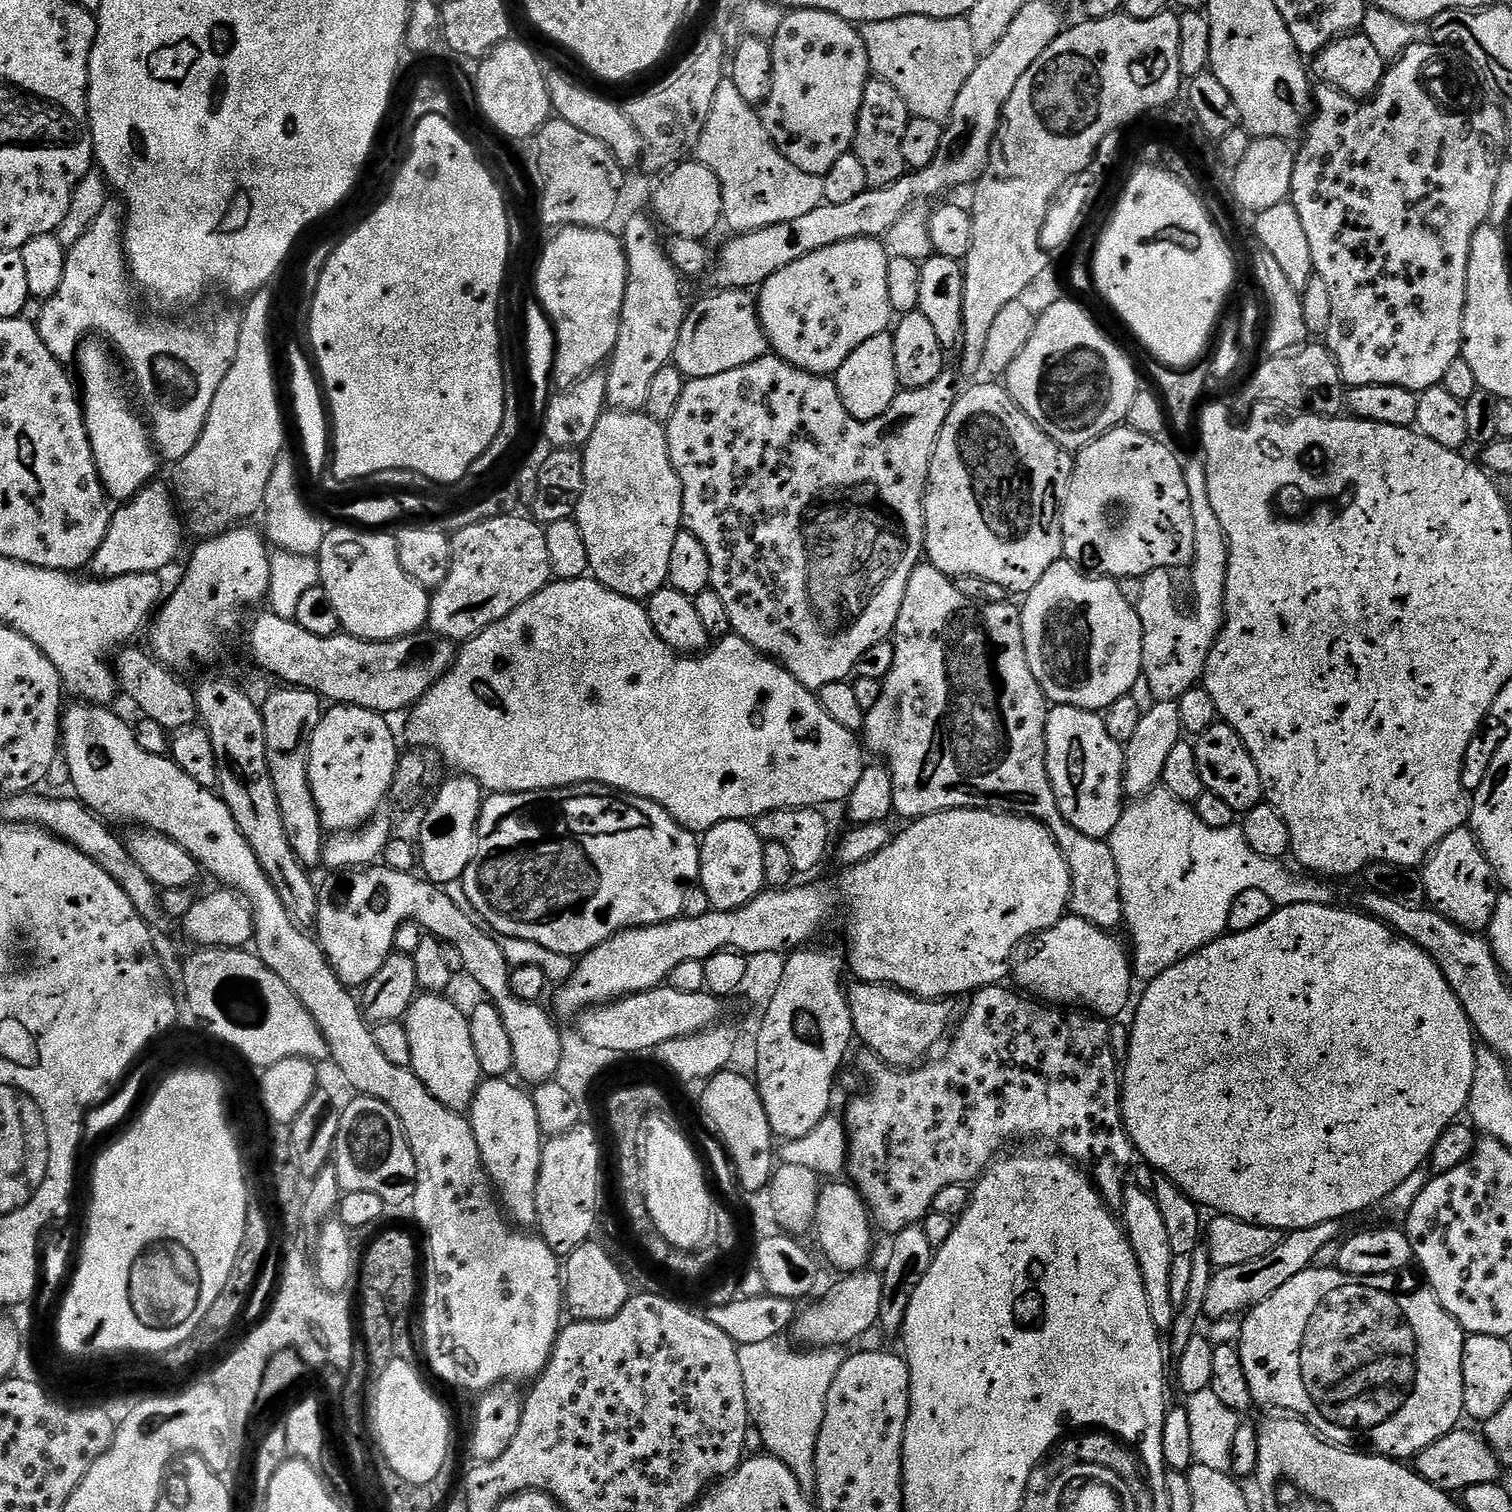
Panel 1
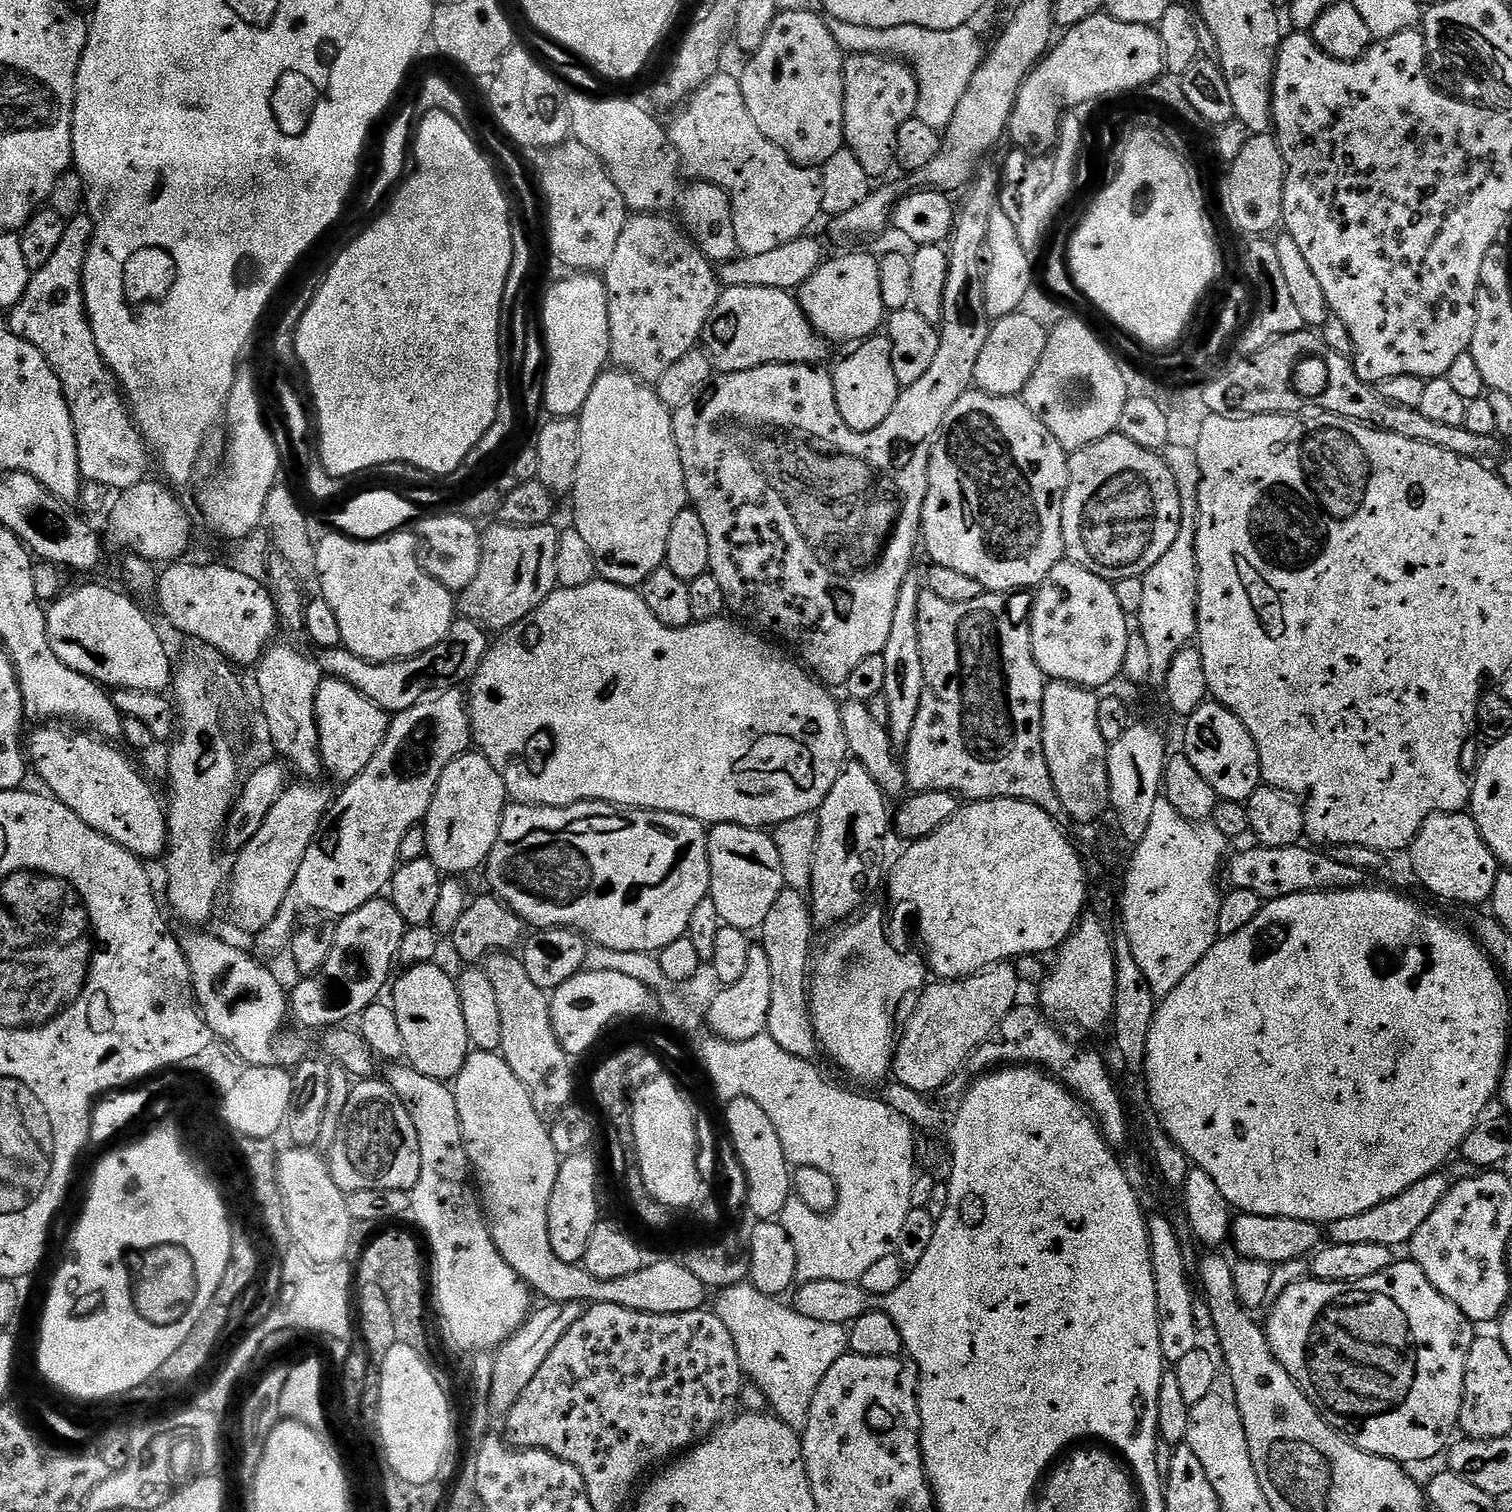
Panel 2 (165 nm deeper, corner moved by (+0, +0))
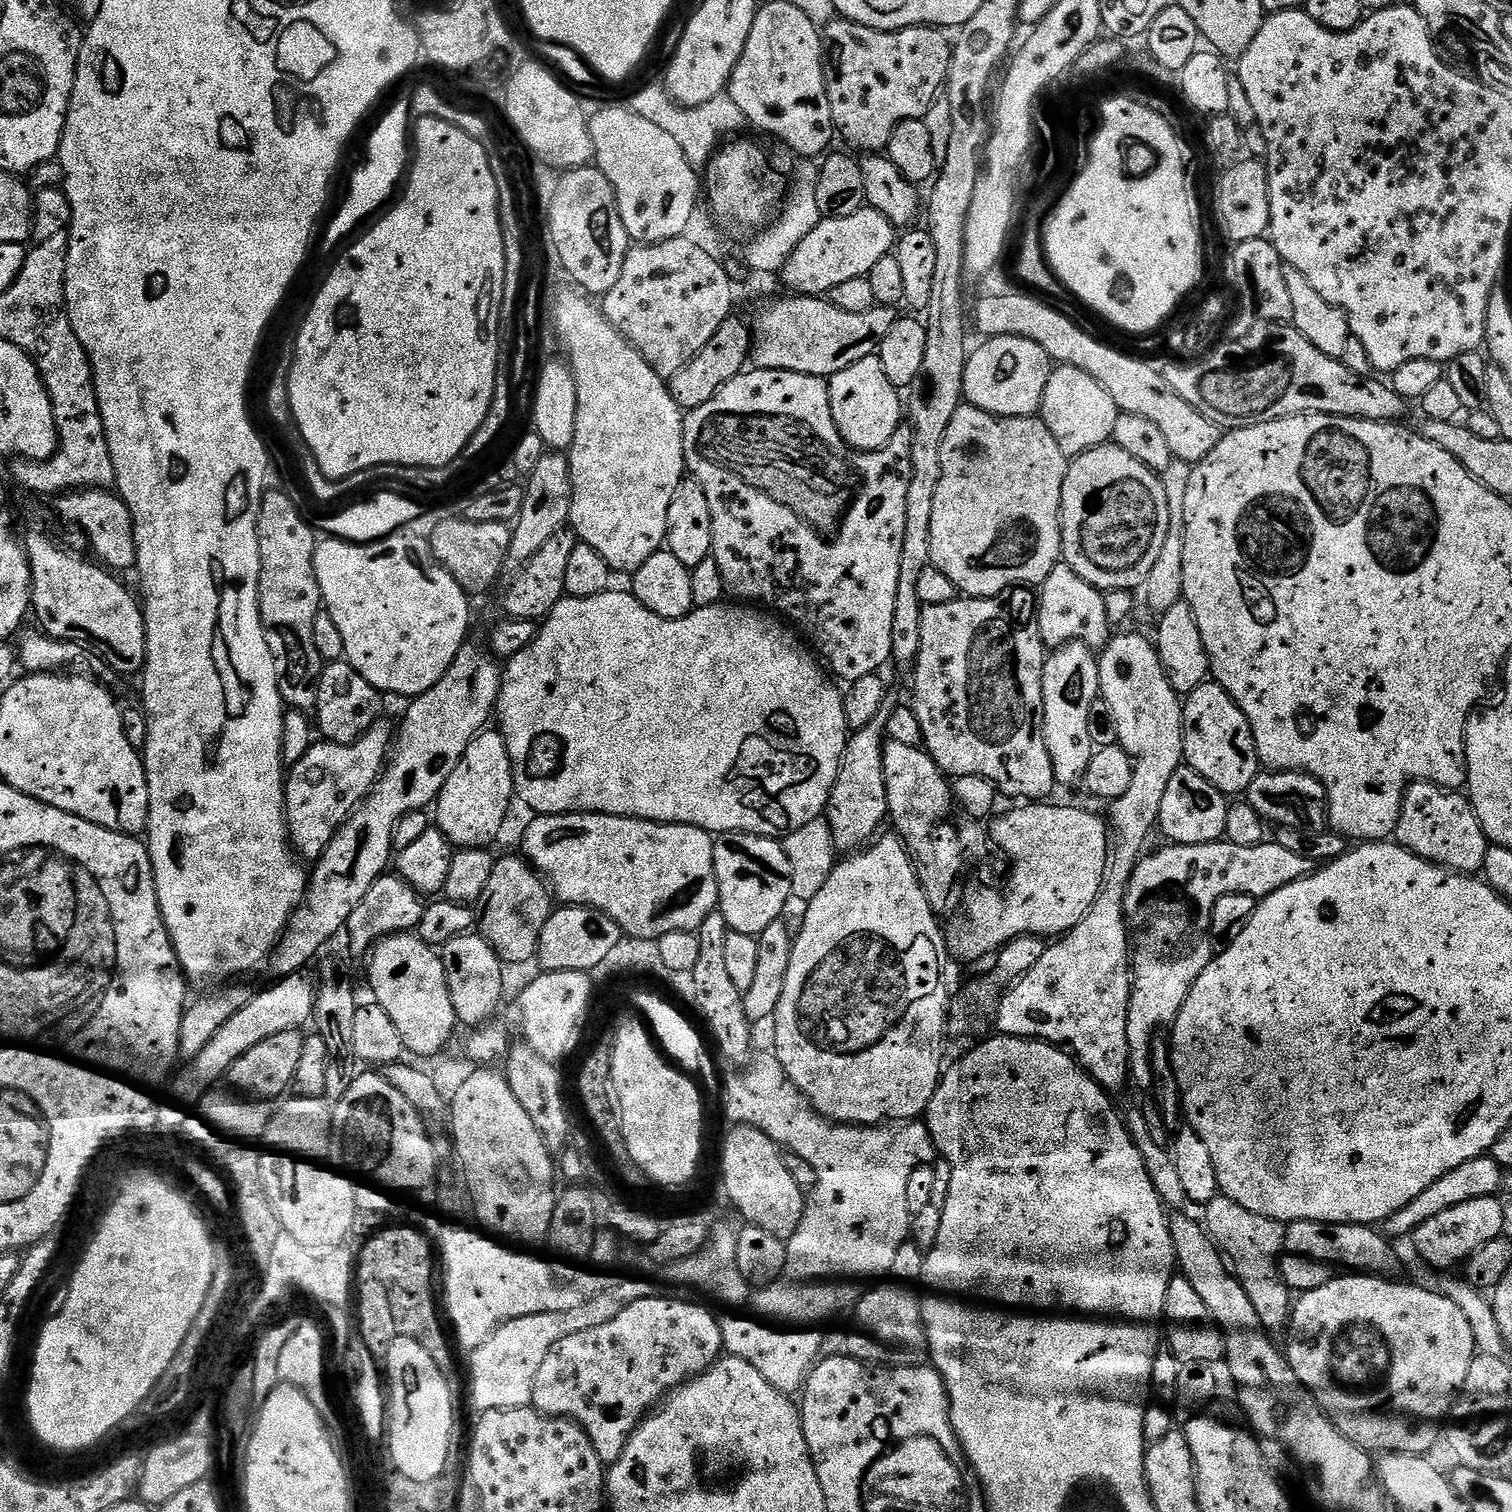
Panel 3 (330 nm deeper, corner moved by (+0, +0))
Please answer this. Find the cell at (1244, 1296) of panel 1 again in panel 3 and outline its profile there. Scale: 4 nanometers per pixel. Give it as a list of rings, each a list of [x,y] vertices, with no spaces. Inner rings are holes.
[[[1490,1154],[1462,1162],[1462,1166],[1450,1170],[1450,1174],[1442,1174],[1442,1178],[1434,1182],[1434,1186],[1426,1186],[1426,1190],[1422,1190],[1422,1194],[1418,1194],[1414,1202],[1402,1206],[1402,1210],[1398,1210],[1390,1219],[1383,1221],[1382,1231],[1389,1238],[1411,1237],[1416,1228],[1422,1226],[1422,1222],[1428,1222],[1430,1218],[1434,1218],[1434,1214],[1442,1214],[1442,1210],[1450,1210],[1450,1206],[1458,1206],[1474,1198],[1496,1196],[1504,1187],[1504,1174],[1505,1169]]]

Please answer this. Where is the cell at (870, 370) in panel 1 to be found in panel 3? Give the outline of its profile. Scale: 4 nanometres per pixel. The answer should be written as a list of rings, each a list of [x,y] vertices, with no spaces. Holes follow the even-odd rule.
[[[879,355],[862,358],[831,376],[828,393],[834,426],[838,426],[838,434],[849,448],[858,452],[877,452],[886,447],[902,427],[902,396],[890,378],[886,378]]]

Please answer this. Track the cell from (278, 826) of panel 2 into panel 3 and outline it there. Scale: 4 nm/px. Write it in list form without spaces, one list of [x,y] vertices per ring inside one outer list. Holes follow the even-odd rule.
[[[381,718],[366,730],[364,736],[349,744],[313,743],[304,757],[291,765],[286,776],[284,808],[288,811],[288,835],[295,851],[305,861],[320,859],[334,834],[338,834],[348,817],[368,797],[373,784],[384,772],[393,747],[394,724]]]

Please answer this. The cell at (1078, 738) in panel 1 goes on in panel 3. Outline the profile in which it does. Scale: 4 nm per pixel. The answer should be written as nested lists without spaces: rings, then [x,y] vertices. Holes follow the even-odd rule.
[[[1074,640],[1055,649],[1045,659],[1042,674],[1044,733],[1054,762],[1057,785],[1076,784],[1085,779],[1094,745],[1090,738],[1090,706],[1100,696],[1100,662],[1097,653],[1083,640]]]

